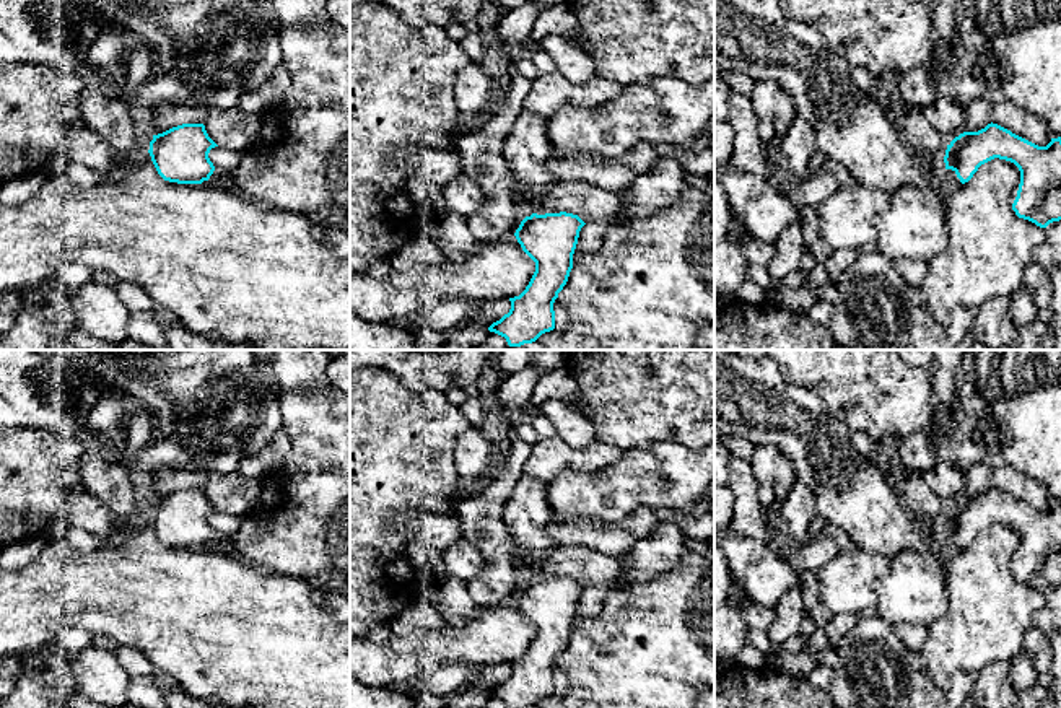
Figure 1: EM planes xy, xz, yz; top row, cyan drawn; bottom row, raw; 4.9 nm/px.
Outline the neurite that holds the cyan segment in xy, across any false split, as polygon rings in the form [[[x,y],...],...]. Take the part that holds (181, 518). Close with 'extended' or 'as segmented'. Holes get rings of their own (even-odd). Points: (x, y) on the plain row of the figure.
[[[182,488],[153,500],[148,518],[164,545],[202,548],[215,535],[208,522],[215,511],[218,509],[208,501],[203,488]]]; as segmented

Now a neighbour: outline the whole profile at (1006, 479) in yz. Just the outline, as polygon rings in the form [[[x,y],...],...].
[[[1009,465],[994,467],[991,475],[991,487],[1038,511],[1046,511],[1053,503],[1048,488],[1043,483]]]

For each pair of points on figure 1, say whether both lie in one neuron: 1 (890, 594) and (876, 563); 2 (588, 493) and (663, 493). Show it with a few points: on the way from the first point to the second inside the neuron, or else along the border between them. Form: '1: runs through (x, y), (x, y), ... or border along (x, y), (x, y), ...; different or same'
1: border along (890, 559), (887, 575), (877, 585), (874, 606); different
2: runs through (606, 493), (645, 493); same

